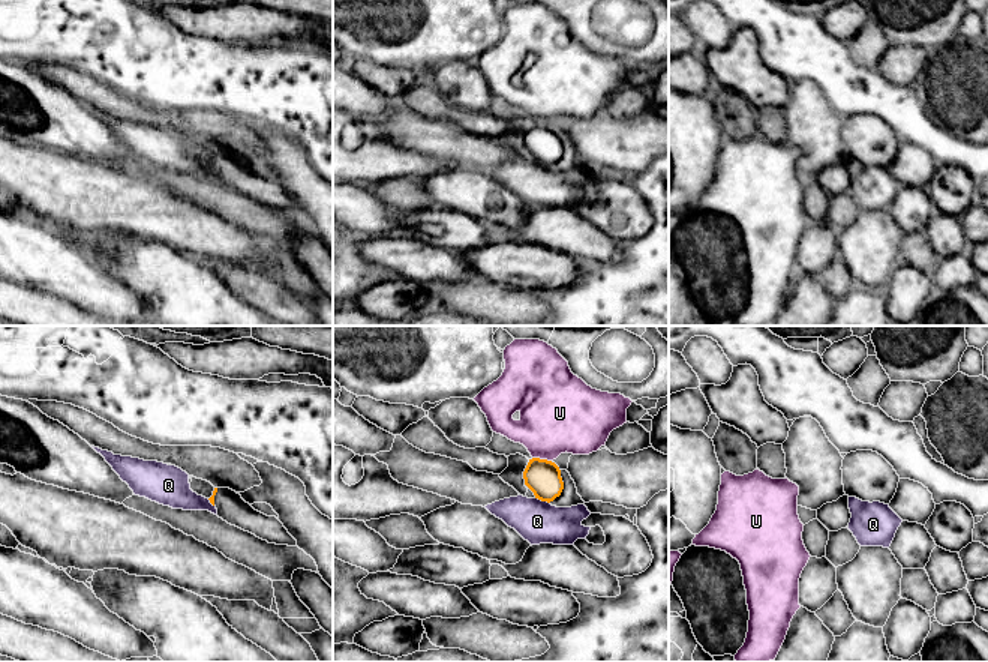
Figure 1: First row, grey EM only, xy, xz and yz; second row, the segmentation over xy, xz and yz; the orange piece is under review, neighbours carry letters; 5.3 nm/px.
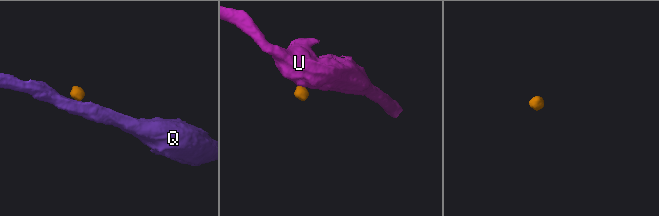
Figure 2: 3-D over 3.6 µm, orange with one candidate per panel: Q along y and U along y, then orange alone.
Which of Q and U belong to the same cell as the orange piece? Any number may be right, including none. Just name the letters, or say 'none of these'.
none of these

